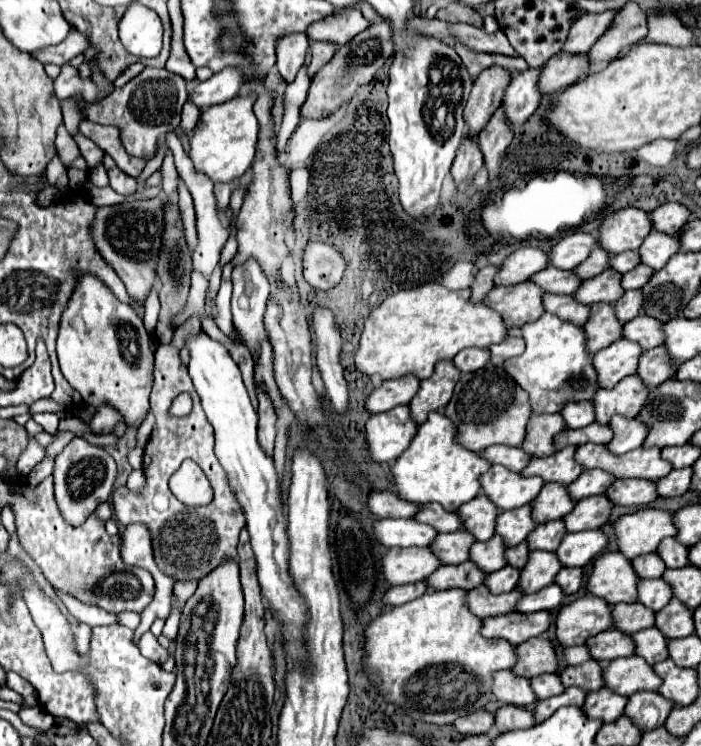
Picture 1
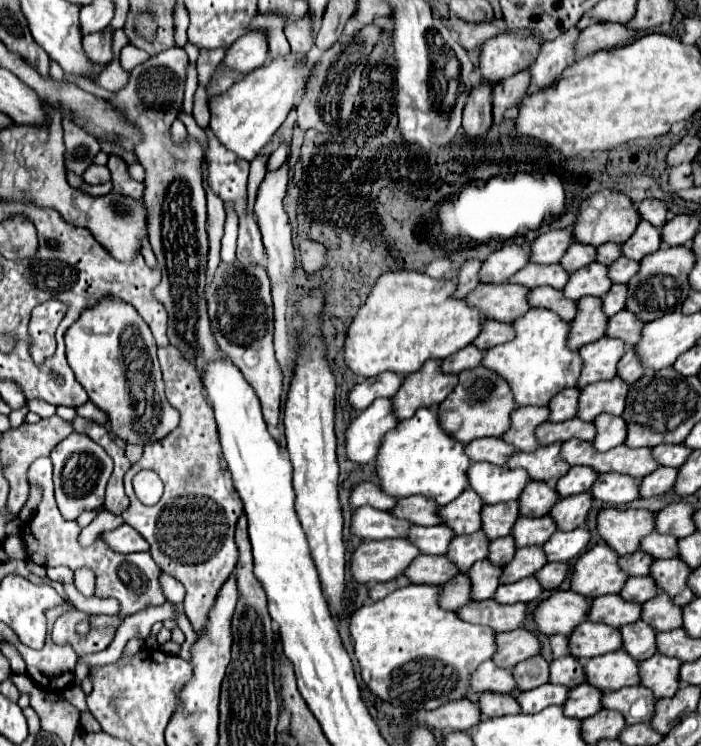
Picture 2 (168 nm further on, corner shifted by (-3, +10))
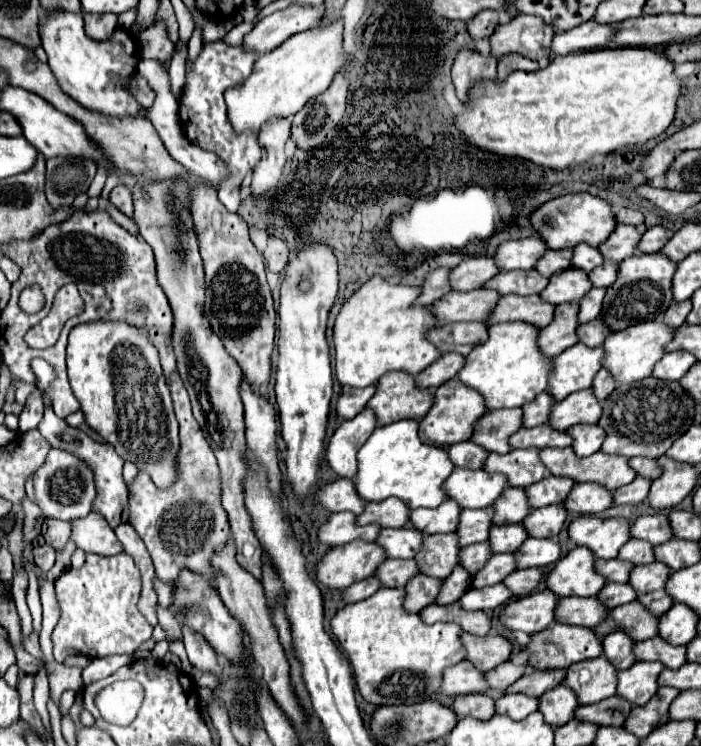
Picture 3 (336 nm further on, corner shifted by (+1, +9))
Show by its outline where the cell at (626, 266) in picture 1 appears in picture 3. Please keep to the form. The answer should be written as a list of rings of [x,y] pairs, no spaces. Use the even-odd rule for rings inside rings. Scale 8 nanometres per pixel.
[[[578,244],[574,248],[574,256],[572,256],[572,266],[582,268],[586,272],[592,272],[596,266],[600,266],[604,262],[604,256],[600,254],[598,248],[592,248],[588,244]]]

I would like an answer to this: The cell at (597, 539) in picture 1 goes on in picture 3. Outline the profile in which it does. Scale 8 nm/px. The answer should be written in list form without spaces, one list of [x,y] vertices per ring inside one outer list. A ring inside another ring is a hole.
[[[528,538],[516,552],[520,568],[544,568],[560,560],[560,544],[556,538]]]

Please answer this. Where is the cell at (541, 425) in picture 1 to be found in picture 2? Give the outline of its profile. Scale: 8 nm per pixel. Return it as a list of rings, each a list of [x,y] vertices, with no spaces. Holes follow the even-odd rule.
[[[518,407],[512,411],[512,425],[502,435],[502,439],[510,445],[514,445],[518,451],[536,451],[538,441],[534,437],[534,429],[548,421],[548,407]]]

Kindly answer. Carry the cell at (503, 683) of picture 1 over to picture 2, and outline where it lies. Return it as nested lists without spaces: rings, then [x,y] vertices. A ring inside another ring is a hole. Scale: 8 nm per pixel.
[[[484,661],[478,669],[470,675],[468,689],[478,693],[492,691],[492,693],[516,693],[516,681],[512,681],[512,673],[492,665],[492,661]]]

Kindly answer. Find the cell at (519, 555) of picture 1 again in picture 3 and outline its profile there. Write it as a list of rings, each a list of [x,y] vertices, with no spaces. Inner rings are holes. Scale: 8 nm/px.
[[[490,542],[472,544],[472,546],[462,548],[462,552],[460,552],[460,564],[462,564],[470,574],[476,574],[478,570],[482,570],[484,564],[488,562],[488,558],[492,558]]]

